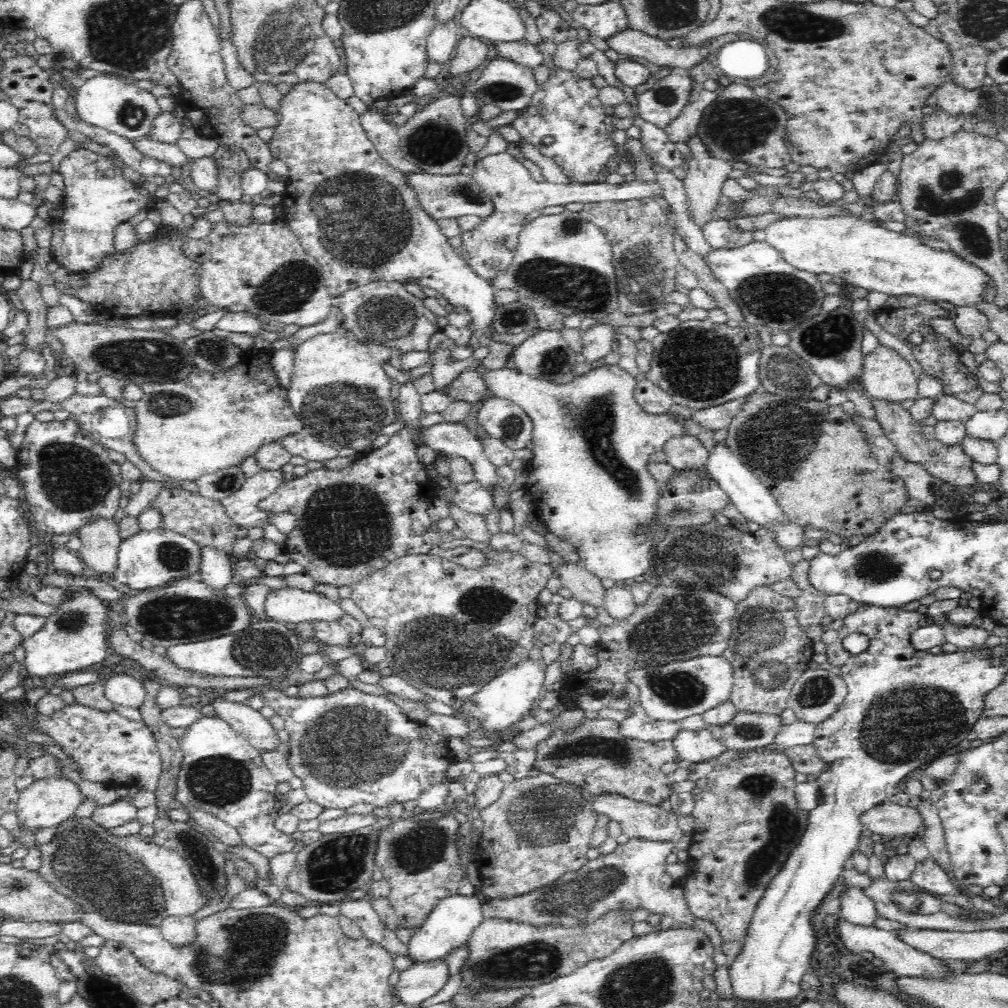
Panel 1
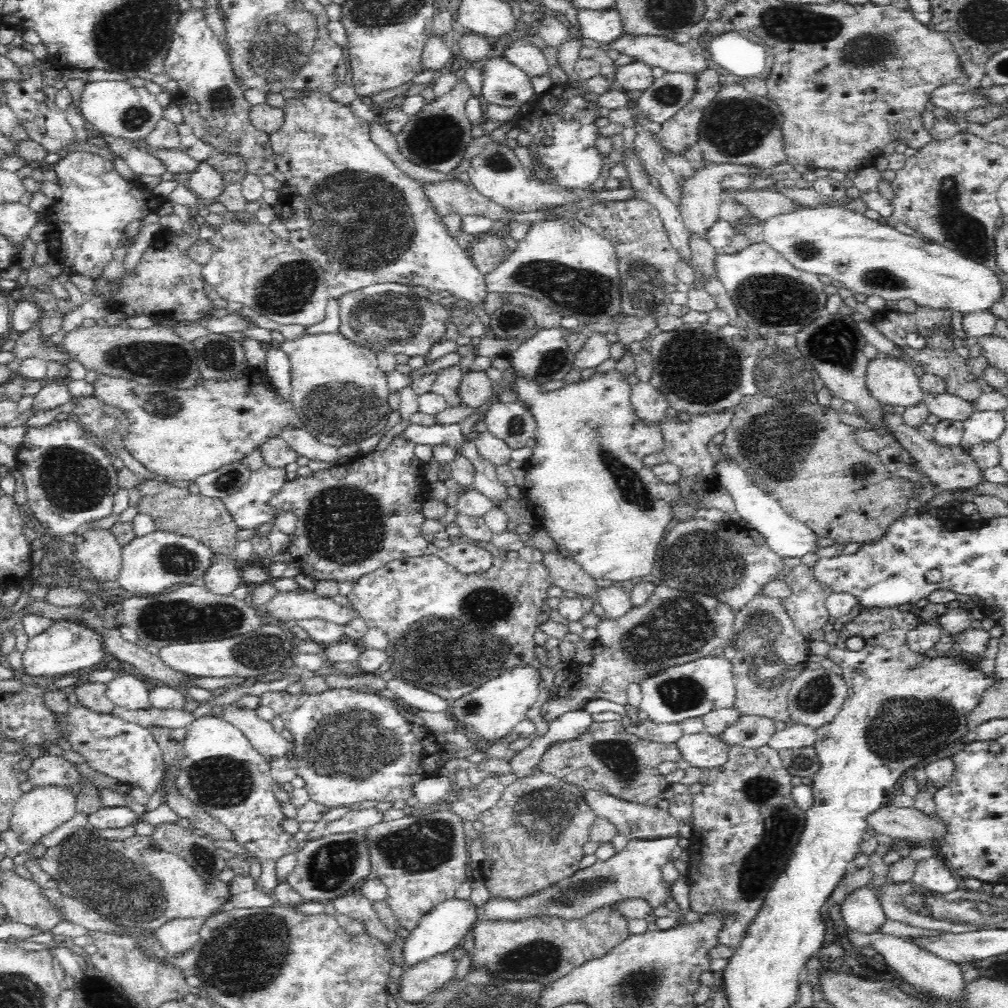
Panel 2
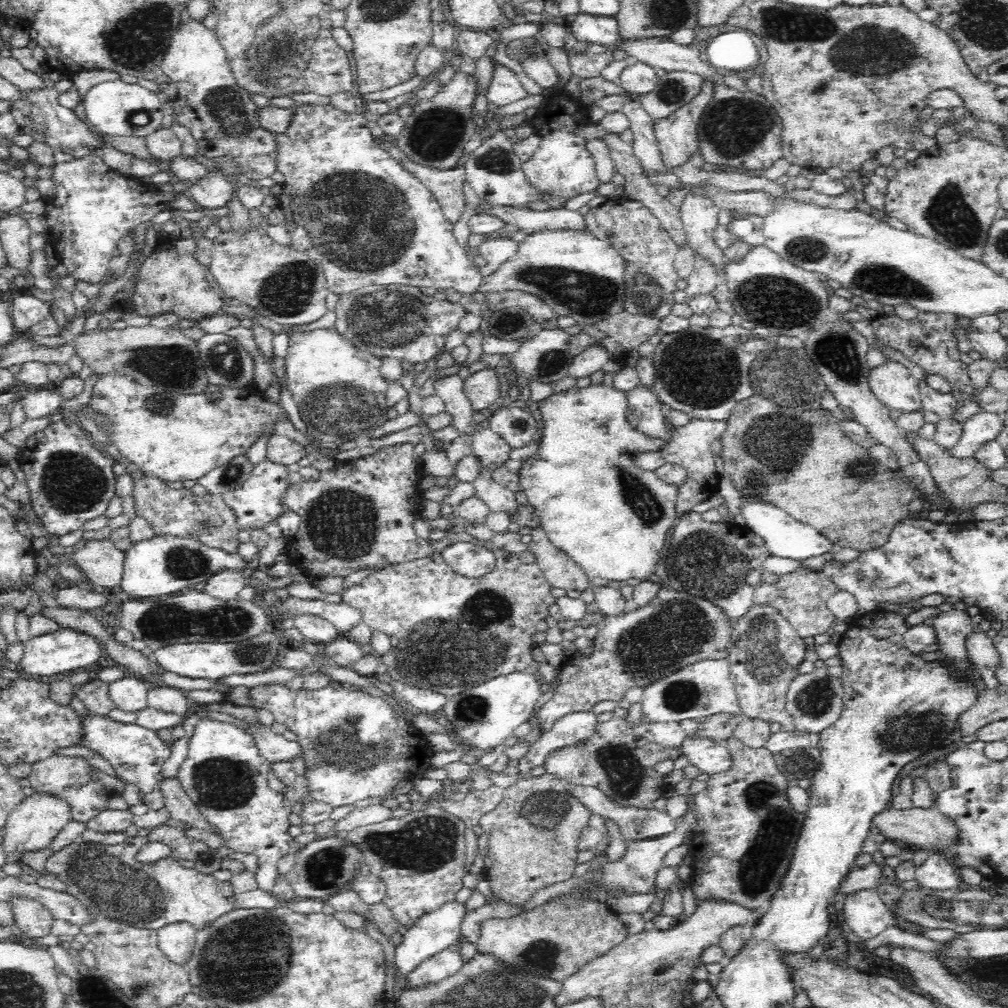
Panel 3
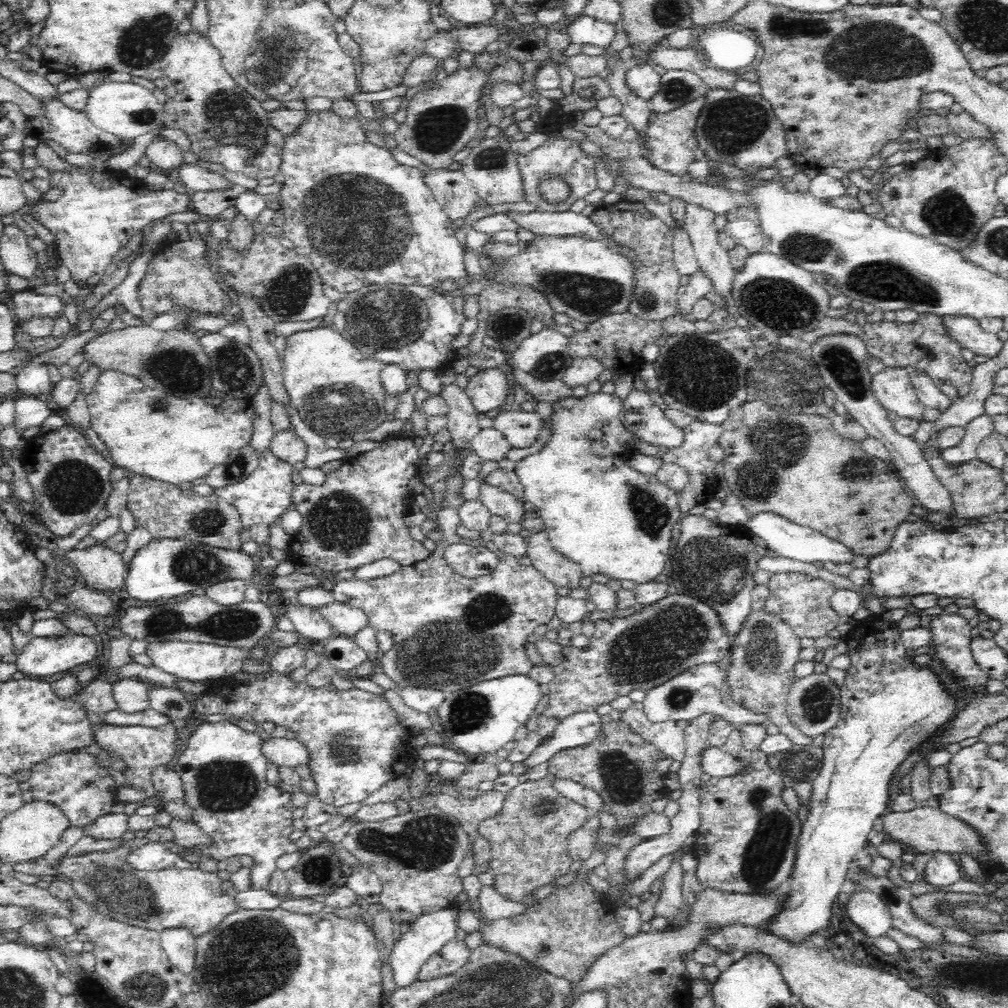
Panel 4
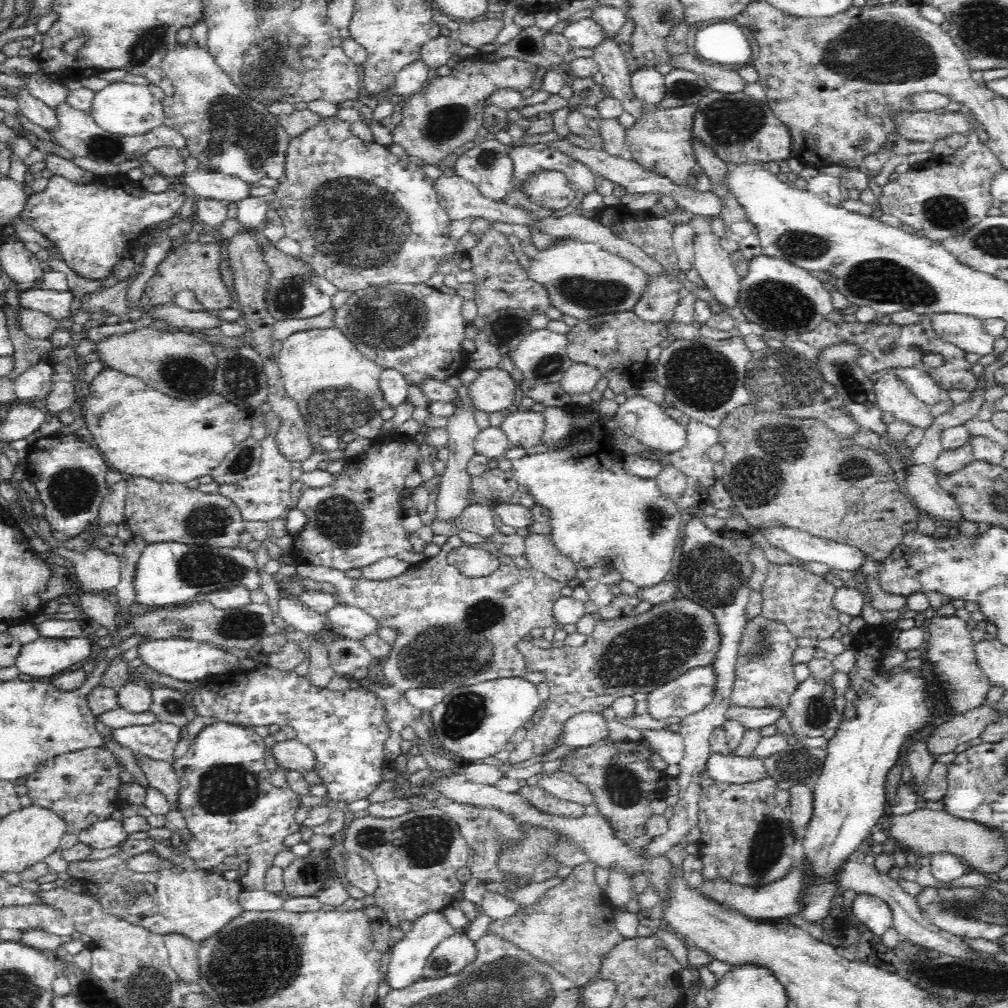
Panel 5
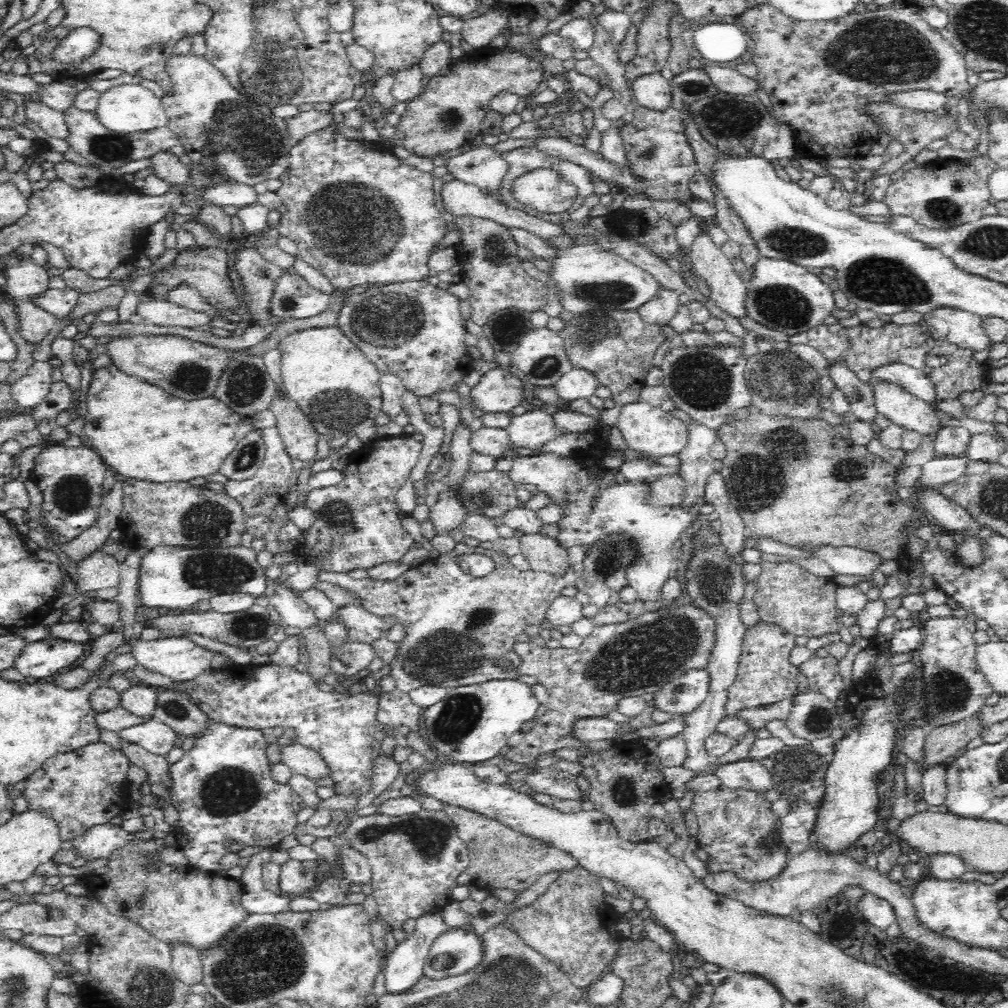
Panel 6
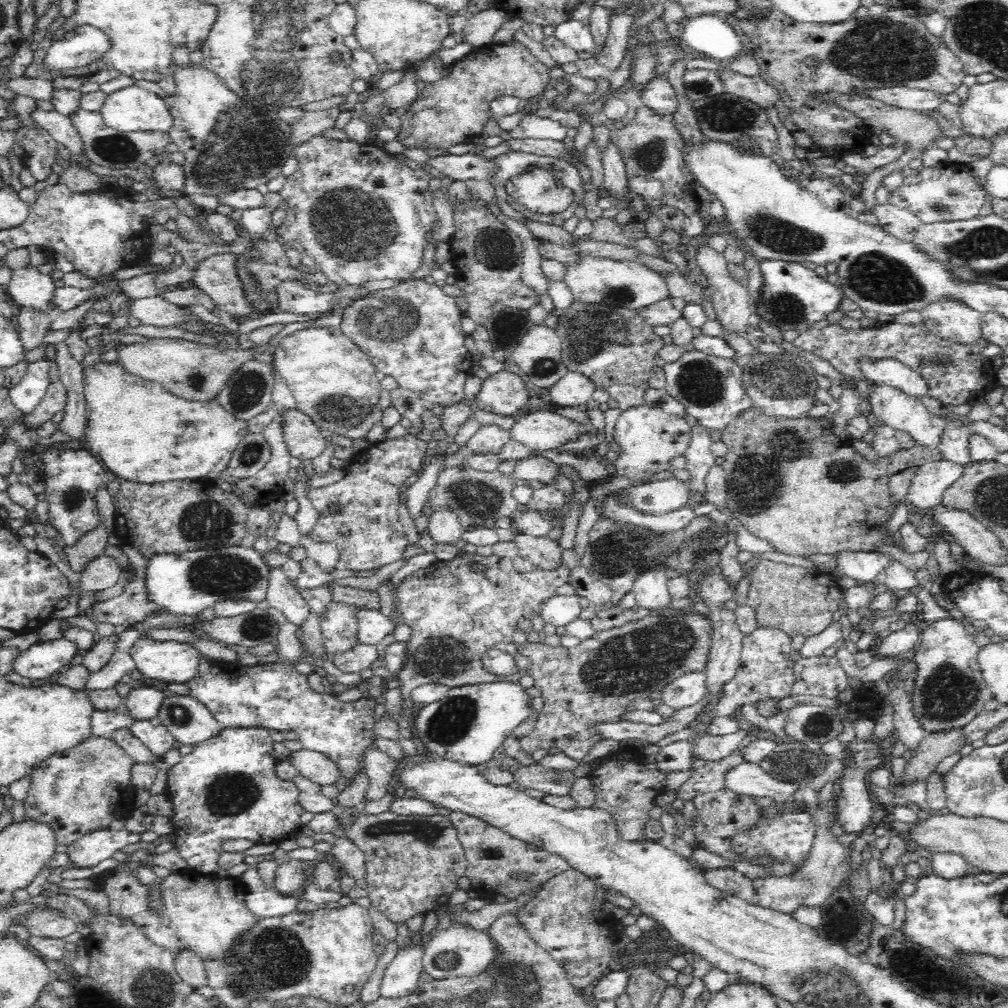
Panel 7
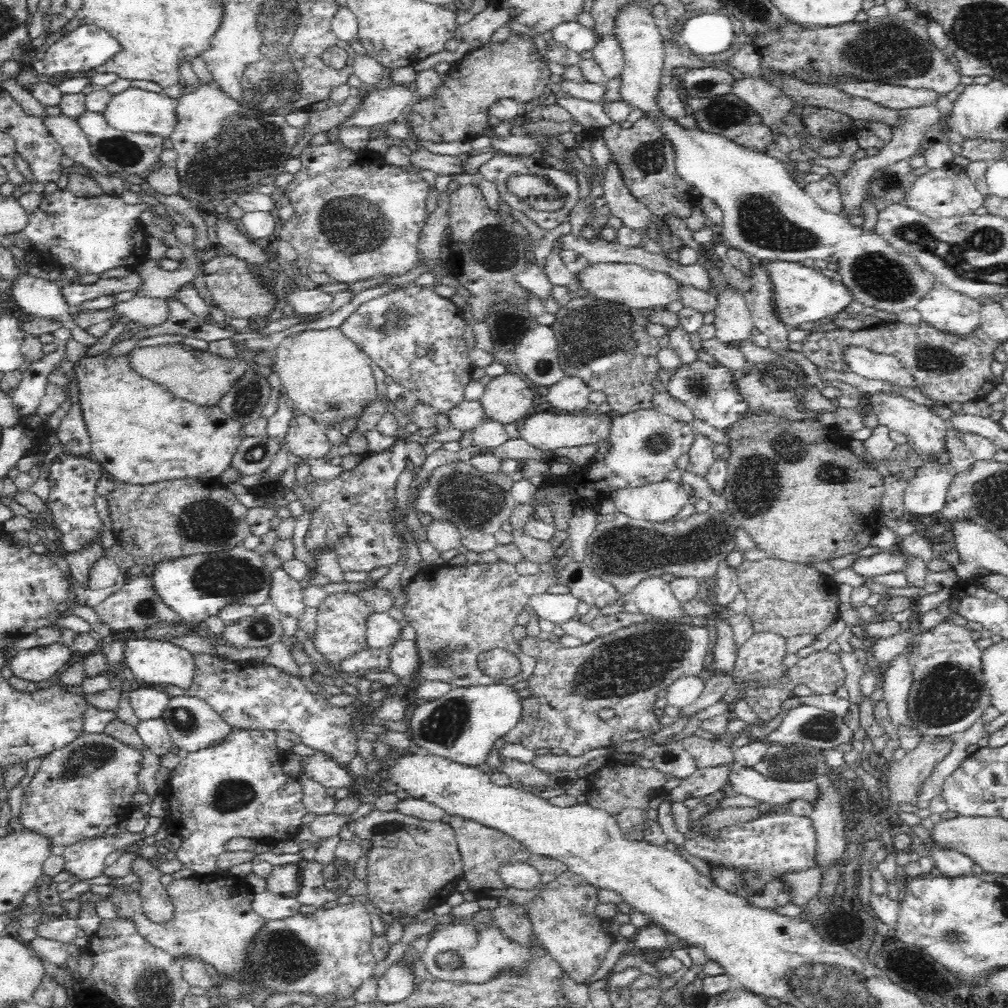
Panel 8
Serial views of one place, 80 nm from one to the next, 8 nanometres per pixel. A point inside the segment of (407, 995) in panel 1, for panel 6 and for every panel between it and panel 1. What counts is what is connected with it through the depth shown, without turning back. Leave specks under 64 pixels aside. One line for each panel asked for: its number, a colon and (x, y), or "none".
2: (416, 982)
3: (447, 962)
4: (454, 954)
5: (452, 954)
6: (453, 952)

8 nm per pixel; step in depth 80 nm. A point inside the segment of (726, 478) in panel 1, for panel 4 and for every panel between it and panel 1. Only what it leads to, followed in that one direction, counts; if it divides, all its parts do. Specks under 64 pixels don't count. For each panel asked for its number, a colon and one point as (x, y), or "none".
2: (788, 538)
3: (785, 537)
4: (788, 540)

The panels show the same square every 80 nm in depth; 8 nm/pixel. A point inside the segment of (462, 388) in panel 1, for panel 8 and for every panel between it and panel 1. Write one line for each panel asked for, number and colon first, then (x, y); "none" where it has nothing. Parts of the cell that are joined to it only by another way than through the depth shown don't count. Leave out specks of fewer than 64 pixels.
2: (476, 388)
3: (483, 388)
4: (489, 389)
5: (494, 390)
6: (498, 390)
7: (503, 393)
8: (506, 399)

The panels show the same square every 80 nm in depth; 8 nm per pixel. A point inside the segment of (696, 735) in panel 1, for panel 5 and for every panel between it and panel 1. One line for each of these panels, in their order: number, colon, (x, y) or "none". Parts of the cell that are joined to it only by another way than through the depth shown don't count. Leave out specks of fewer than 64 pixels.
2: (702, 751)
3: (710, 757)
4: (717, 763)
5: (729, 769)

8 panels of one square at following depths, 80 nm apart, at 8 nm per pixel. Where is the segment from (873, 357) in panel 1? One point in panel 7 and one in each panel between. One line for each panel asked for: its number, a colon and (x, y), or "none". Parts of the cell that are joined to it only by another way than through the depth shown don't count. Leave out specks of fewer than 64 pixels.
2: (890, 380)
3: (891, 382)
4: (892, 387)
5: (892, 396)
6: (903, 409)
7: (896, 409)

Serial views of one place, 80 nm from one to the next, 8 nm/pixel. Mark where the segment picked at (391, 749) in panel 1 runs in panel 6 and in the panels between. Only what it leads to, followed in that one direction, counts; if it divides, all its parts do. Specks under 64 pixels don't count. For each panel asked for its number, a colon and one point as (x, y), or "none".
2: (350, 746)
3: (355, 746)
4: (356, 746)
5: (345, 729)
6: (343, 728)

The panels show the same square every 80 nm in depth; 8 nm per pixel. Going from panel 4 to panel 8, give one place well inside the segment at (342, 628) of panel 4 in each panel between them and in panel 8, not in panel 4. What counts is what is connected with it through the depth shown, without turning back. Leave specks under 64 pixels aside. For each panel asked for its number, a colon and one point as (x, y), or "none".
5: (352, 622)
6: (365, 627)
7: (373, 625)
8: (382, 631)

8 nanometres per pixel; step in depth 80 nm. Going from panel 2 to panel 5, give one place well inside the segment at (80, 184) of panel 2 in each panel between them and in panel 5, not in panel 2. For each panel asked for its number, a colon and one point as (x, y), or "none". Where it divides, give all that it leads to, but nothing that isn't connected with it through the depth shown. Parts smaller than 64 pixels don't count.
3: (93, 207)
4: (92, 215)
5: (92, 226)

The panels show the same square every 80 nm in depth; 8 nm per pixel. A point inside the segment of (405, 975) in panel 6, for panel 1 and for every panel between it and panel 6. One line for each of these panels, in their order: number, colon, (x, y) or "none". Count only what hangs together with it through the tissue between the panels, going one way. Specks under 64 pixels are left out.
1: (450, 925)
2: (443, 929)
3: (432, 932)
4: (429, 932)
5: (408, 956)

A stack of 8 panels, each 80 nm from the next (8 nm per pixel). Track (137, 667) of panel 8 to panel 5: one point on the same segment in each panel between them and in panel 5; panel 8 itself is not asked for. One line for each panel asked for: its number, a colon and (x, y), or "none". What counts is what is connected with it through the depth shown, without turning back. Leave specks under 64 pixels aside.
5: (189, 660)
6: (180, 659)
7: (168, 661)

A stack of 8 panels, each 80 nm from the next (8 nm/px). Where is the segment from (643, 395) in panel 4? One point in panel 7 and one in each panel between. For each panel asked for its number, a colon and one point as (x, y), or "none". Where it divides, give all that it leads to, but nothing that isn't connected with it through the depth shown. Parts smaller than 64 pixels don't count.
5: (639, 418)
6: (652, 432)
7: (649, 438)

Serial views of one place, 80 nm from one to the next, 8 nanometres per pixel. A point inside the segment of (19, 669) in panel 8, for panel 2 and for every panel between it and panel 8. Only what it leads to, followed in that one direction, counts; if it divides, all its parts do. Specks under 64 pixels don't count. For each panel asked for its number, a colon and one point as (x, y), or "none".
2: (66, 647)
3: (66, 650)
4: (41, 656)
5: (46, 656)
6: (40, 659)
7: (41, 660)

